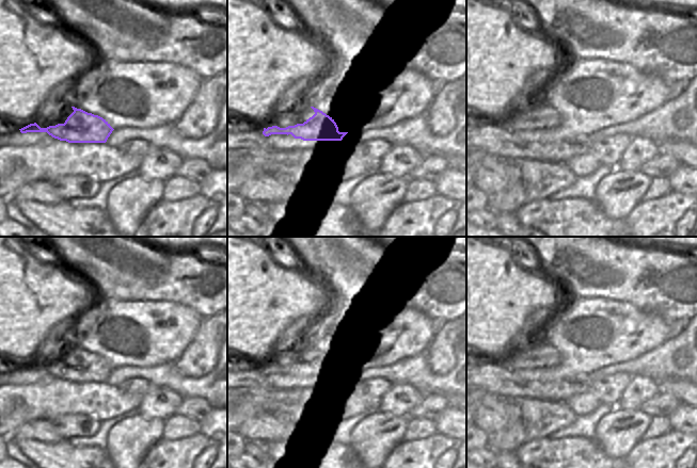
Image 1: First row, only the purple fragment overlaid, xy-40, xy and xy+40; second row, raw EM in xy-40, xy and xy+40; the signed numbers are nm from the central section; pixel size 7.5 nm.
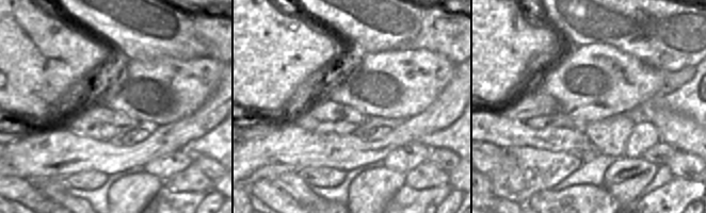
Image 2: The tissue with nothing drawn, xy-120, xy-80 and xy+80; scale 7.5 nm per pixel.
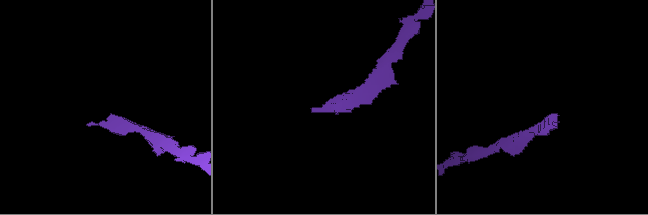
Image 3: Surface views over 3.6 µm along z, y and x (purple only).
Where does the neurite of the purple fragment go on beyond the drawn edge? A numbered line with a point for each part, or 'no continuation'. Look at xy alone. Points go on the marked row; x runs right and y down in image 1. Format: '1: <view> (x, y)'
1: xy (298, 114)

